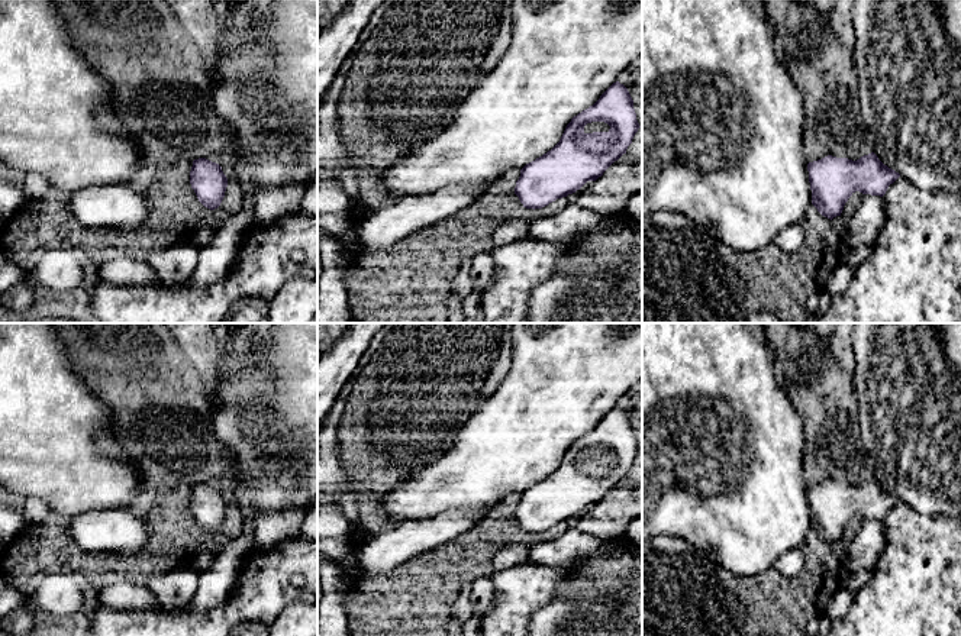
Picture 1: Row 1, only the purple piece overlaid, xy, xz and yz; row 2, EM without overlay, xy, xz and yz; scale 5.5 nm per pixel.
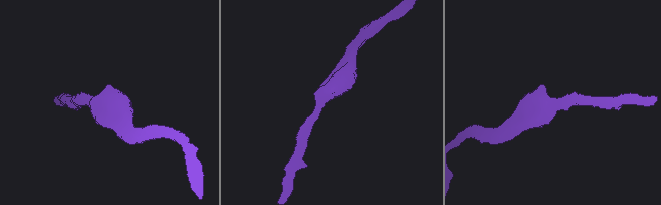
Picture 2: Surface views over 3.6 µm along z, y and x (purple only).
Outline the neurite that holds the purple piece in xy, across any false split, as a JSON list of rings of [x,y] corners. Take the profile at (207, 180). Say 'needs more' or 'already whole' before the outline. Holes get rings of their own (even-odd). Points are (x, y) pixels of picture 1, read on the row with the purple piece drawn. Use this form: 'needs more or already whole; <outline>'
already whole; [[[199,158],[193,161],[190,184],[199,201],[204,207],[215,210],[220,206],[225,197],[228,178],[219,164],[206,158]]]

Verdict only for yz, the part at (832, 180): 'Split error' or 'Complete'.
Complete

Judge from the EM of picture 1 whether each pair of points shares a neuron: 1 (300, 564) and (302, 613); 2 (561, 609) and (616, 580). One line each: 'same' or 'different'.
1: different
2: same

